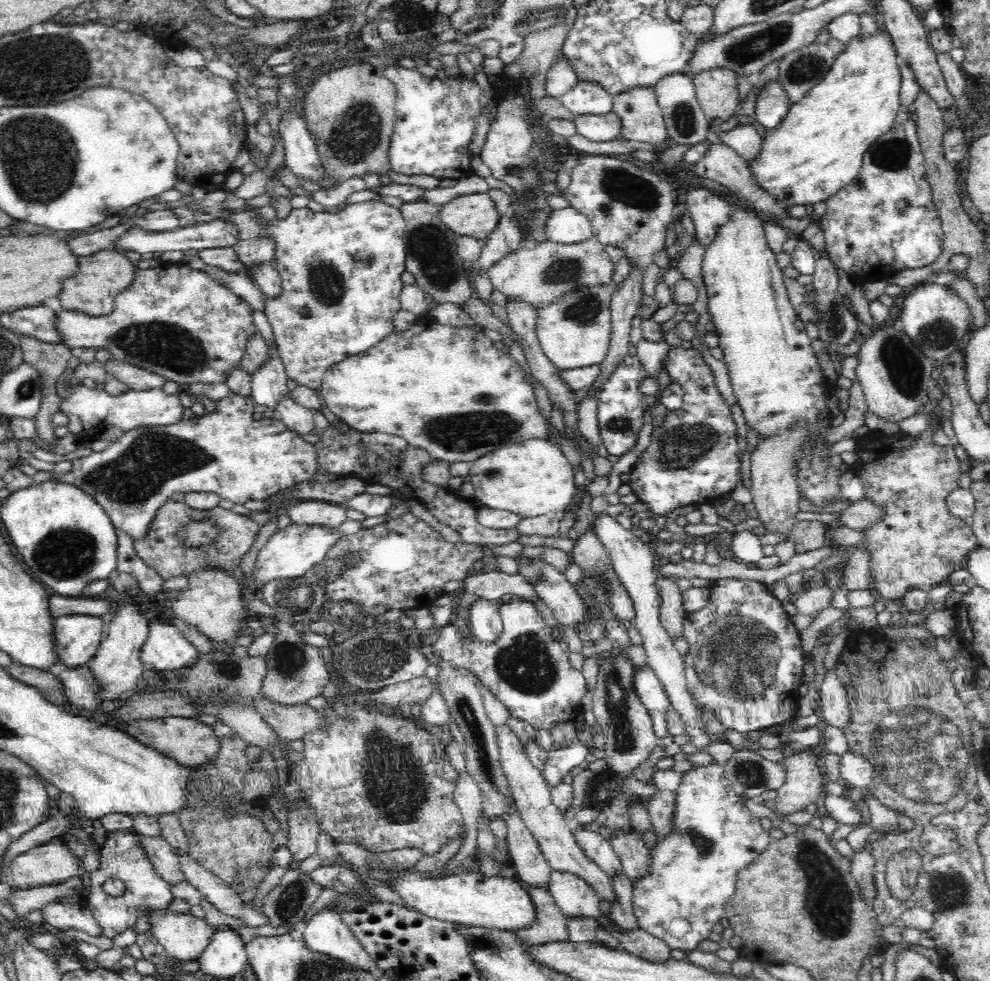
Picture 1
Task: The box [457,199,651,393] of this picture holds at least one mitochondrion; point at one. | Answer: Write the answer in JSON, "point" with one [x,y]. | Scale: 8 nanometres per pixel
{"point":[585,307]}

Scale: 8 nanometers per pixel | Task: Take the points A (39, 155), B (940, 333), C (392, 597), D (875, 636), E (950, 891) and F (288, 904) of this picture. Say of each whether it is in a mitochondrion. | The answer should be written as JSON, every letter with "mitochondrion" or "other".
{"A":"mitochondrion","B":"mitochondrion","C":"other","D":"other","E":"mitochondrion","F":"mitochondrion"}

